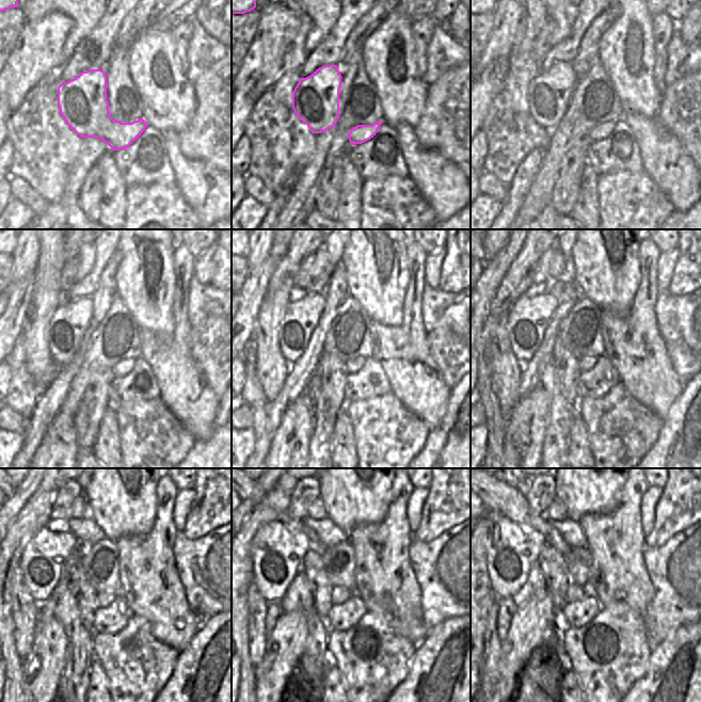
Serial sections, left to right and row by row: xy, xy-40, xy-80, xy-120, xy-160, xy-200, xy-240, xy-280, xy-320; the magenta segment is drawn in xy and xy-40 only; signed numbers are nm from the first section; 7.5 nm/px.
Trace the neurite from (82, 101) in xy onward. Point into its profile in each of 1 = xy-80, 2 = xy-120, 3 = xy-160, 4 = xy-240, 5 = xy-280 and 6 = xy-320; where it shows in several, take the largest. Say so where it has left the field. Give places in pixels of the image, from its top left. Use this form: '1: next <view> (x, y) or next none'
1: next xy-80 (548, 94)
2: next xy-120 (68, 332)
3: next xy-160 (301, 318)
4: next xy-240 (43, 561)
5: next xy-280 (276, 551)
6: next xy-320 (512, 549)

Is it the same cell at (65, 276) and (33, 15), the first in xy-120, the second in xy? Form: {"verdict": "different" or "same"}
{"verdict": "different"}

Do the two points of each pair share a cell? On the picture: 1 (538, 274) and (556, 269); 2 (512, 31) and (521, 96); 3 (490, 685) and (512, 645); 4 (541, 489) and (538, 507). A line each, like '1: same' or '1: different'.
1: different
2: different
3: different
4: same

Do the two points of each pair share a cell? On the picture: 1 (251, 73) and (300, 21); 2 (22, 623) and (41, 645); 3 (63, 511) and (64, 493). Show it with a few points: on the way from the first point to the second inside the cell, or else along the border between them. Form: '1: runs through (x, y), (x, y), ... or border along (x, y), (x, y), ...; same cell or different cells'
1: runs through (264, 60), (287, 34); same cell
2: border along (37, 617), (30, 625), (28, 655); different cells
3: runs through (63, 507), (64, 497); same cell

